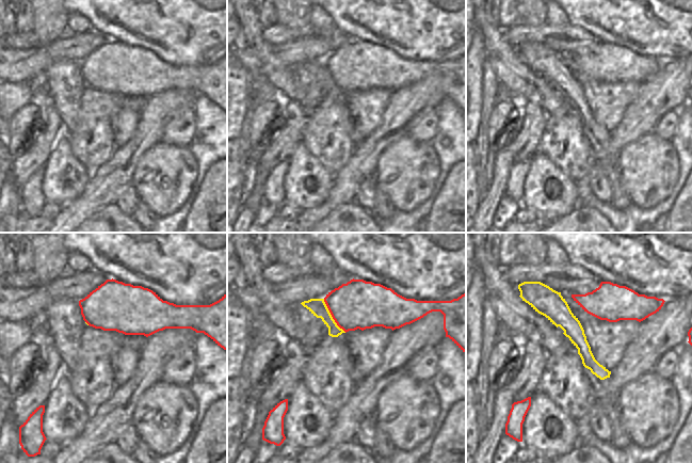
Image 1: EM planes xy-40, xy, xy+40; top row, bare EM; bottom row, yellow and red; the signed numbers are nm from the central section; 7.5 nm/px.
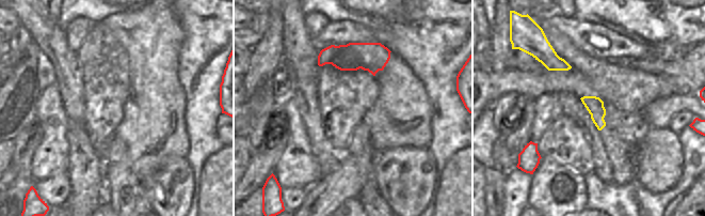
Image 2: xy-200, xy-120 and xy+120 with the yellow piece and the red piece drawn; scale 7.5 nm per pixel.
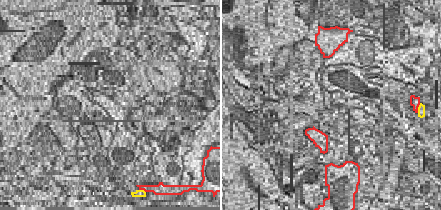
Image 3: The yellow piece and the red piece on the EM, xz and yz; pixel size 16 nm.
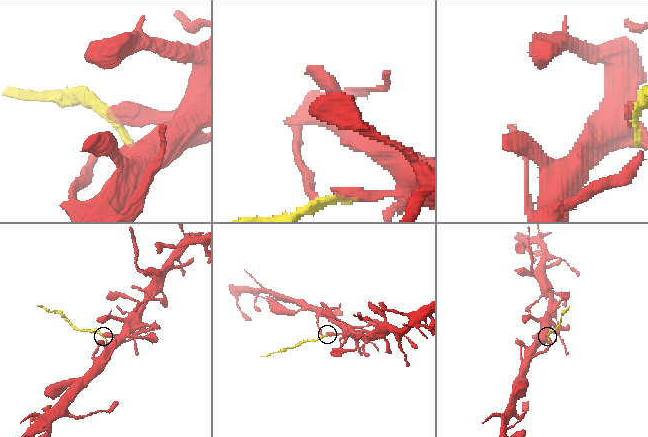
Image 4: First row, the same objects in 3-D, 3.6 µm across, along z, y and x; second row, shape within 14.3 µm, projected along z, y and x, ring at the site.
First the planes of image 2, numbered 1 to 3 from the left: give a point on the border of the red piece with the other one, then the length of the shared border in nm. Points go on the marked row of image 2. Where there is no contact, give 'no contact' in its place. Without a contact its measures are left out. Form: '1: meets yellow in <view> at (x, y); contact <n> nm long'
1: no contact
2: no contact
3: no contact

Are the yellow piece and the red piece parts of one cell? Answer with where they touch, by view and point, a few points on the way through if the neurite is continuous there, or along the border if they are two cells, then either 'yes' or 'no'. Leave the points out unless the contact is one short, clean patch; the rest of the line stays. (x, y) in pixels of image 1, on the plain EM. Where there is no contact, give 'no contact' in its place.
meets yellow in xy at (331, 77); border along xy (323, 60), (334, 82), (346, 93); no

